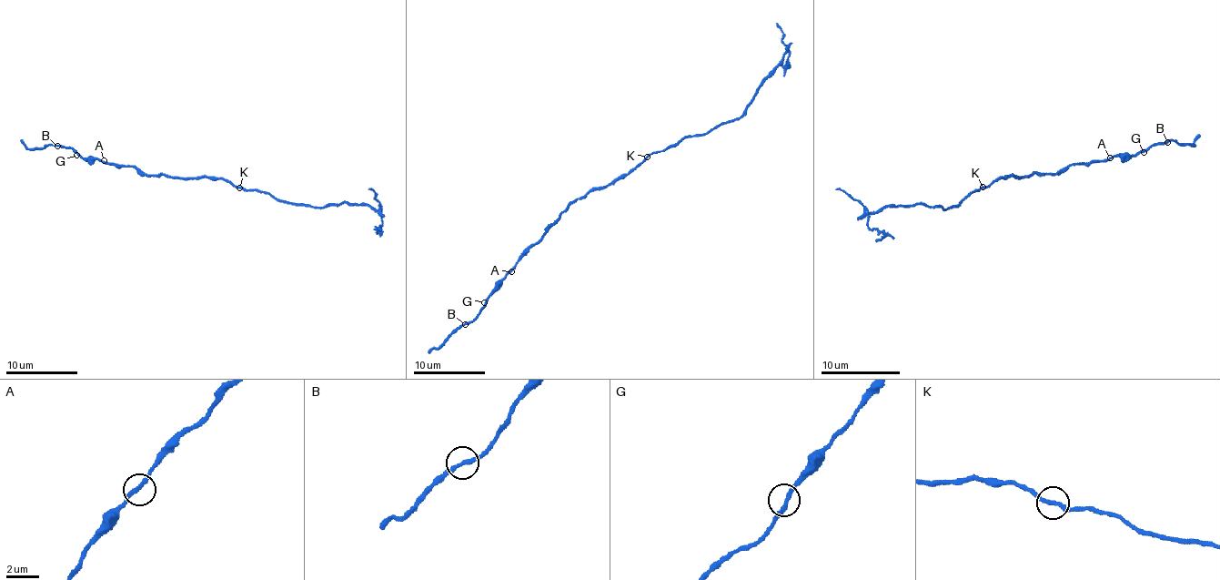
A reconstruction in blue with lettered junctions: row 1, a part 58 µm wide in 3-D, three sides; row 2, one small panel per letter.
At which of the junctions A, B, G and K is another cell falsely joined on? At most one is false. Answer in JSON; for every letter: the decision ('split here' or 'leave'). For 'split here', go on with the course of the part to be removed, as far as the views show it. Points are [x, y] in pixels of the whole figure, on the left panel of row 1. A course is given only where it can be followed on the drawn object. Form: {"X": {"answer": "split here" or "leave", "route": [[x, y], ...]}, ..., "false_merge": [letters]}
{"A": {"answer": "leave"}, "B": {"answer": "leave"}, "G": {"answer": "leave"}, "K": {"answer": "split here", "route": [[239, 188], [266, 191], [282, 202], [315, 208], [345, 202], [367, 204], [378, 211], [376, 197], [368, 189]]}, "false_merge": ["K"]}

